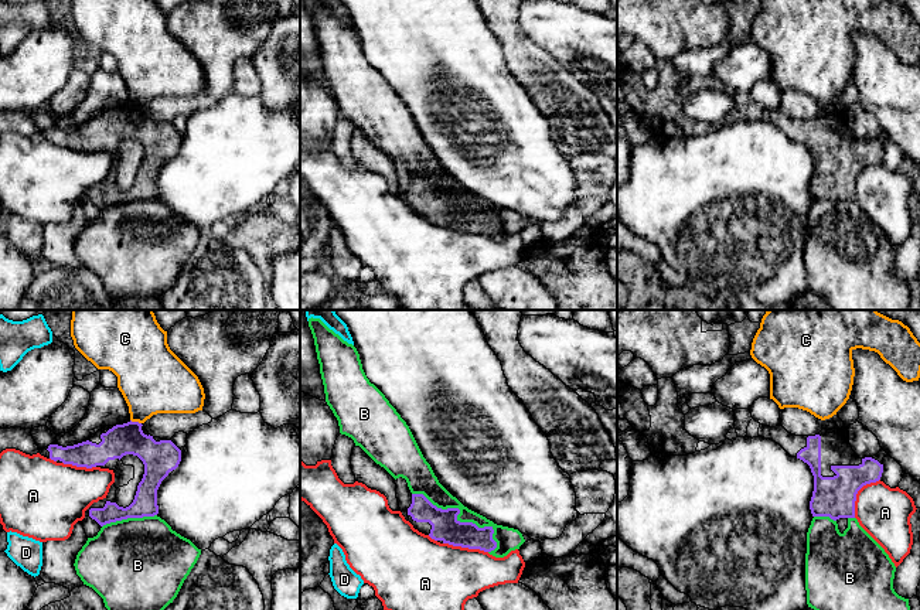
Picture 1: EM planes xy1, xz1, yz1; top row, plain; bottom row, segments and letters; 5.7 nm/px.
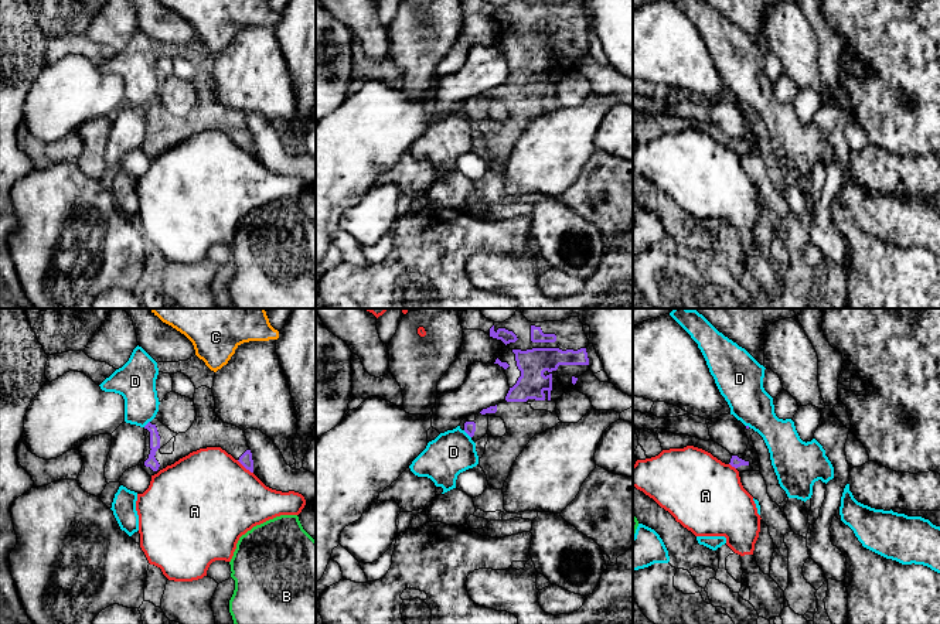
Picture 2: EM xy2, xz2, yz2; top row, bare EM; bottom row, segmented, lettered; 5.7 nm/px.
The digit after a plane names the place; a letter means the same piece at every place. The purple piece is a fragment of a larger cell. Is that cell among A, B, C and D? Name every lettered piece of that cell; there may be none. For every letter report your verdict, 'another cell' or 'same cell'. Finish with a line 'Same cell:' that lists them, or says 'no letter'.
A: another cell
B: another cell
C: another cell
D: another cell
Same cell: no letter

